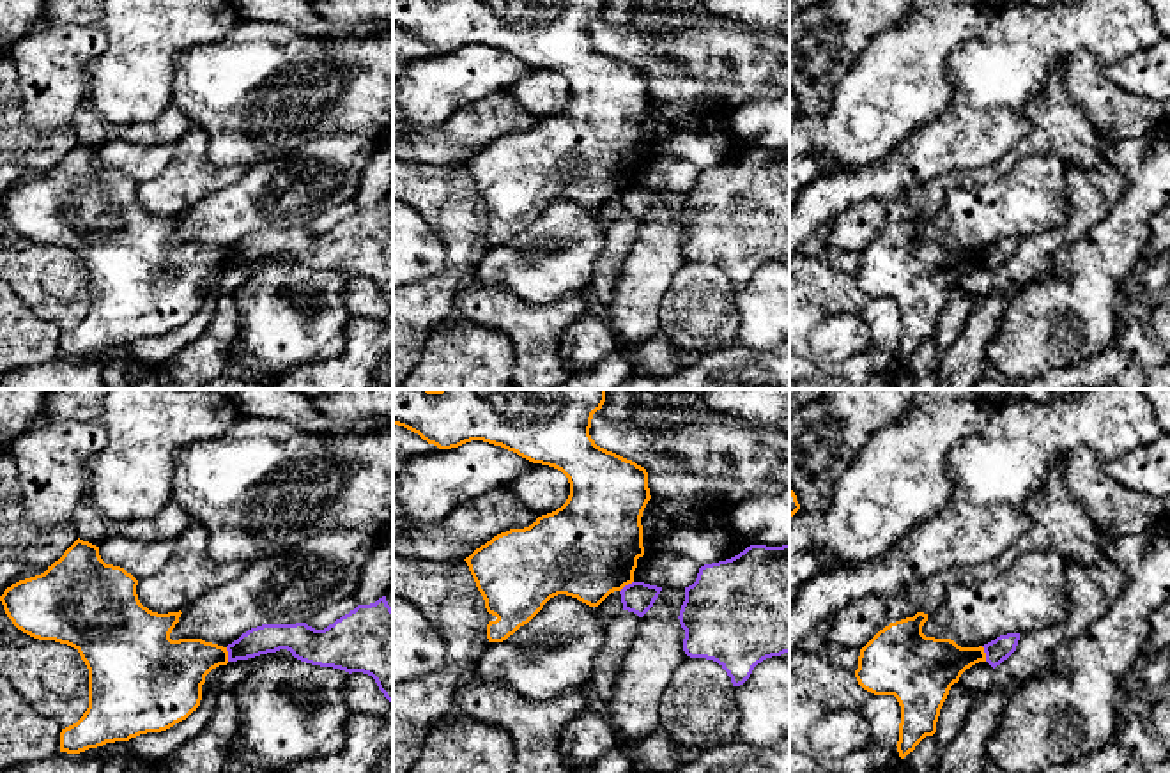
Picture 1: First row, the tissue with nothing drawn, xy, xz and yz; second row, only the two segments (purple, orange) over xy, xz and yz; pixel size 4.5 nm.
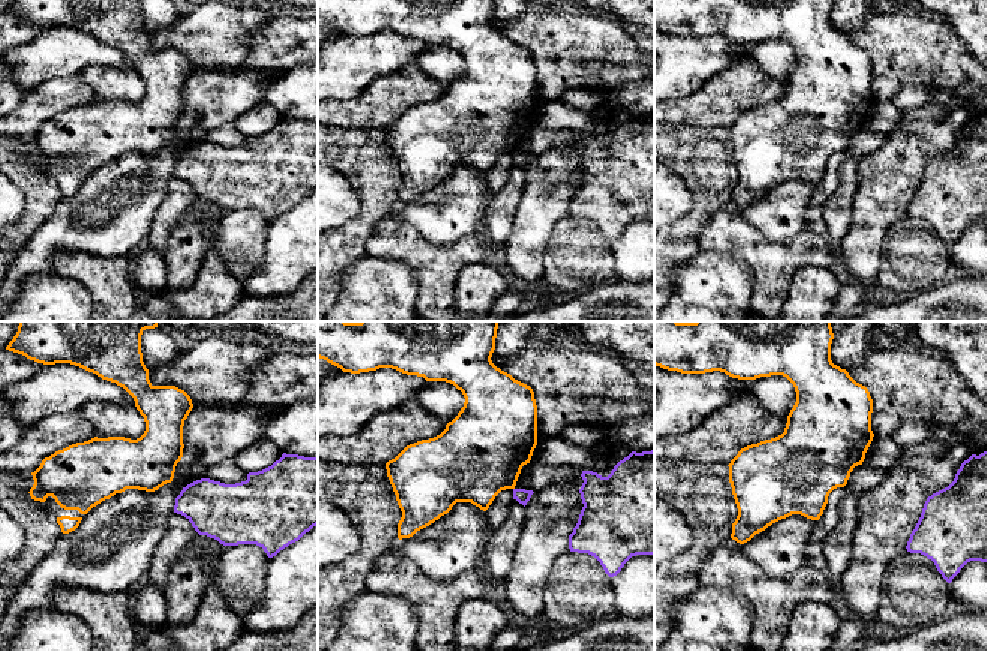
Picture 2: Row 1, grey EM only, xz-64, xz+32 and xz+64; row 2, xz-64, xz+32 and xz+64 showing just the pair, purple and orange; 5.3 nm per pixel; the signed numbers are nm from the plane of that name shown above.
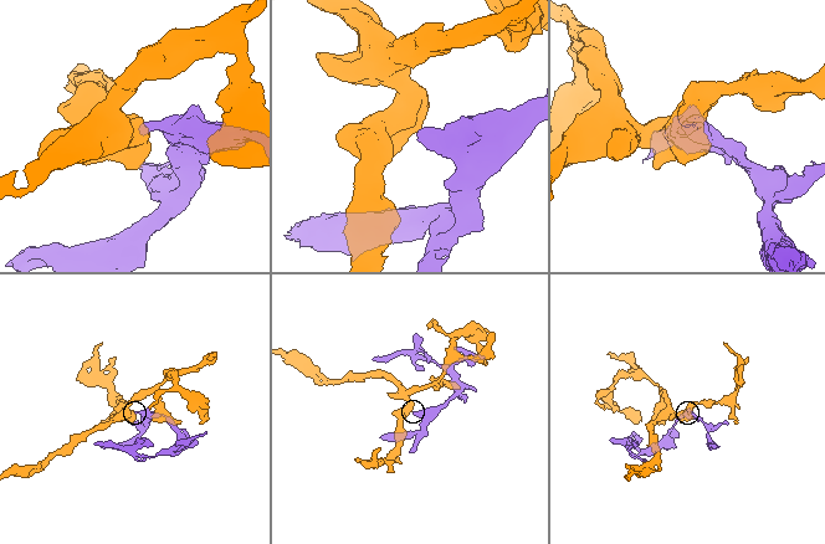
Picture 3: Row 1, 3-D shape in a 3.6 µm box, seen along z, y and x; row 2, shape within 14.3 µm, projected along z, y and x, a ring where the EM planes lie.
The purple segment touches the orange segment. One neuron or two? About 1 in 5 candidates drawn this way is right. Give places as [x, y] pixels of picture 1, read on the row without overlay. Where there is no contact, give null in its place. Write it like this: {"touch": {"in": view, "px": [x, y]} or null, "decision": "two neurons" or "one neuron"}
{"touch": {"in": "yz", "px": [985, 255]}, "decision": "two neurons"}

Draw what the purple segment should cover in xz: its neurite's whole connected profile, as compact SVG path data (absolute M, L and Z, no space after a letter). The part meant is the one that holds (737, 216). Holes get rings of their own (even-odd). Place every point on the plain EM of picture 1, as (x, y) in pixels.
M789 147L750 149L731 163L701 170L696 186L685 191L678 223L685 233L685 258L717 265L731 281L733 290L743 288L758 267L789 256Z

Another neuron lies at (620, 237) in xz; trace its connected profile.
M621 214L605 230L604 248L597 255L591 274L591 292L602 306L612 301L614 287L621 274L621 267L637 241L641 221L634 216Z

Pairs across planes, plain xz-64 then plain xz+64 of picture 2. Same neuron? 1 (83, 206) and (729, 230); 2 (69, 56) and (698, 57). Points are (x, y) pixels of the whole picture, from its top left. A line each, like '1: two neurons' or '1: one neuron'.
1: two neurons
2: one neuron

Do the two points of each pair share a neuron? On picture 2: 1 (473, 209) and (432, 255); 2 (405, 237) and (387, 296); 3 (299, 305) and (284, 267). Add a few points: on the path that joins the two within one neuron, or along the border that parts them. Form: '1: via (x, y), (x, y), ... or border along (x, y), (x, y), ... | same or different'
1: border along (411, 225), (437, 245), (452, 245), (473, 234) | different
2: border along (368, 252), (405, 263), (416, 273), (419, 290) | different
3: border along (302, 281), (293, 290), (258, 297) | different

